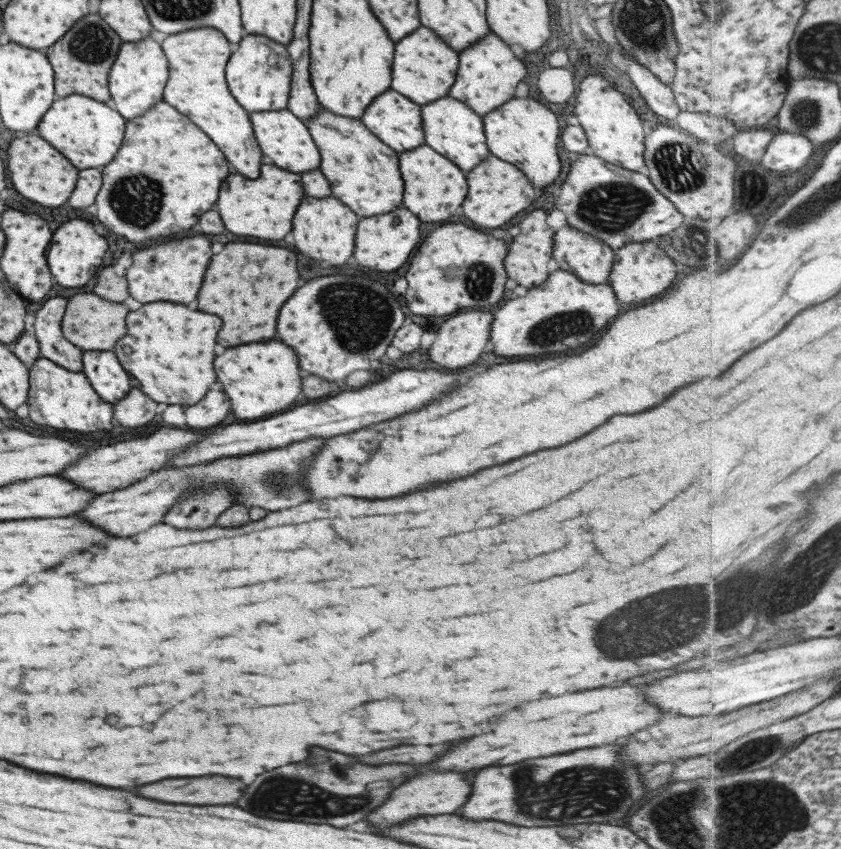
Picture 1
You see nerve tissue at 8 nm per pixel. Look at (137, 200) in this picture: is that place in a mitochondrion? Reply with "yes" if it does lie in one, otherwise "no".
yes

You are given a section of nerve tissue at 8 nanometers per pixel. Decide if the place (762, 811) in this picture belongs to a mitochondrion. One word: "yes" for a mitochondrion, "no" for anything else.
yes

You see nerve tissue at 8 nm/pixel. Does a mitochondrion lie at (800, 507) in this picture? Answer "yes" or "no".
no

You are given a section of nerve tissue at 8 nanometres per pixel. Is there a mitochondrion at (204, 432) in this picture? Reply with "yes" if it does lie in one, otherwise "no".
no

